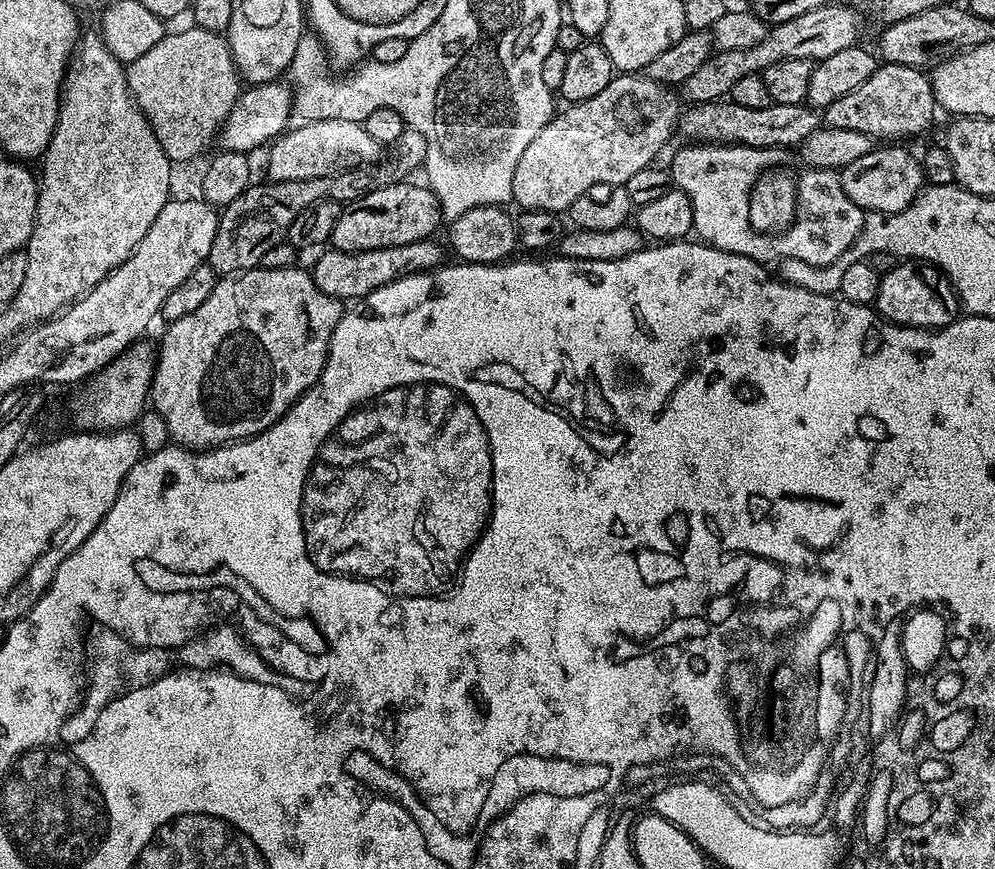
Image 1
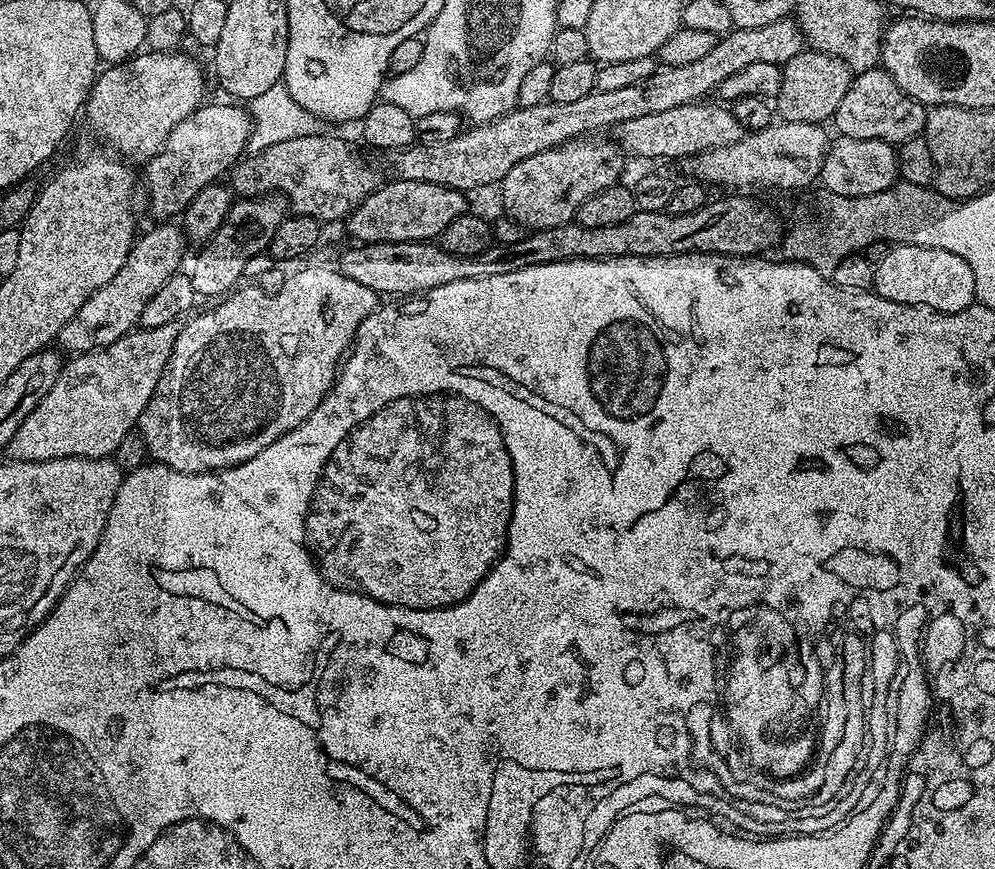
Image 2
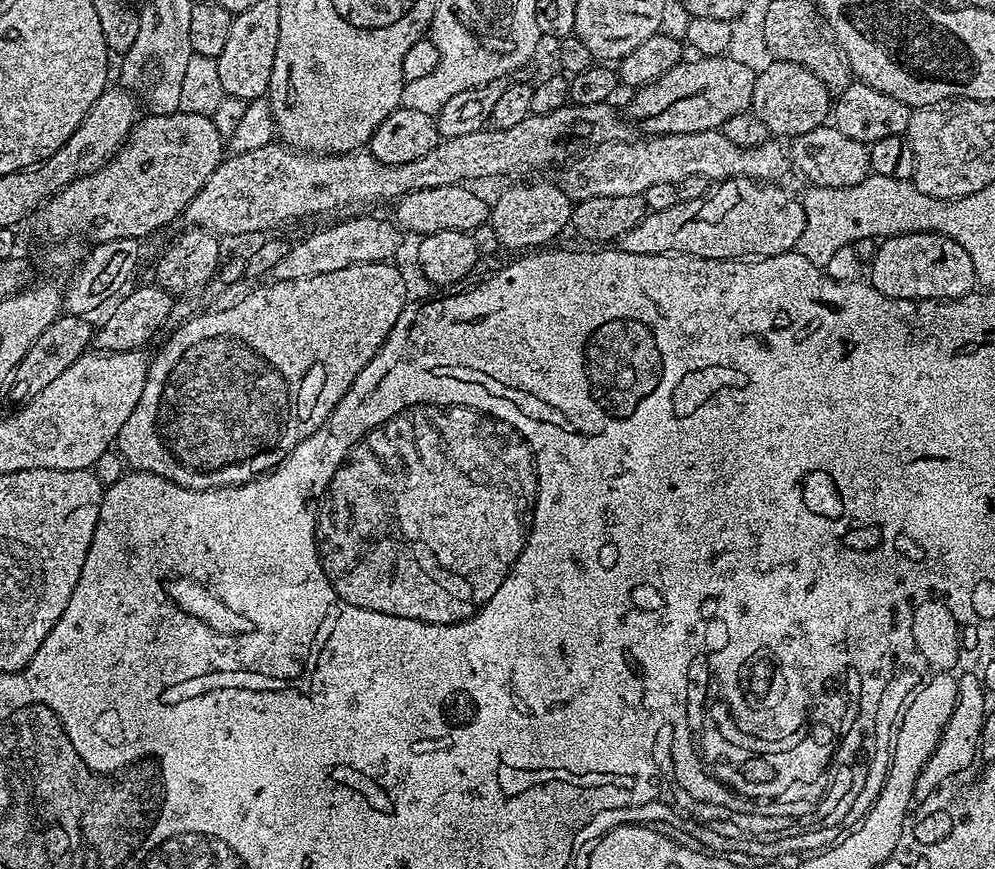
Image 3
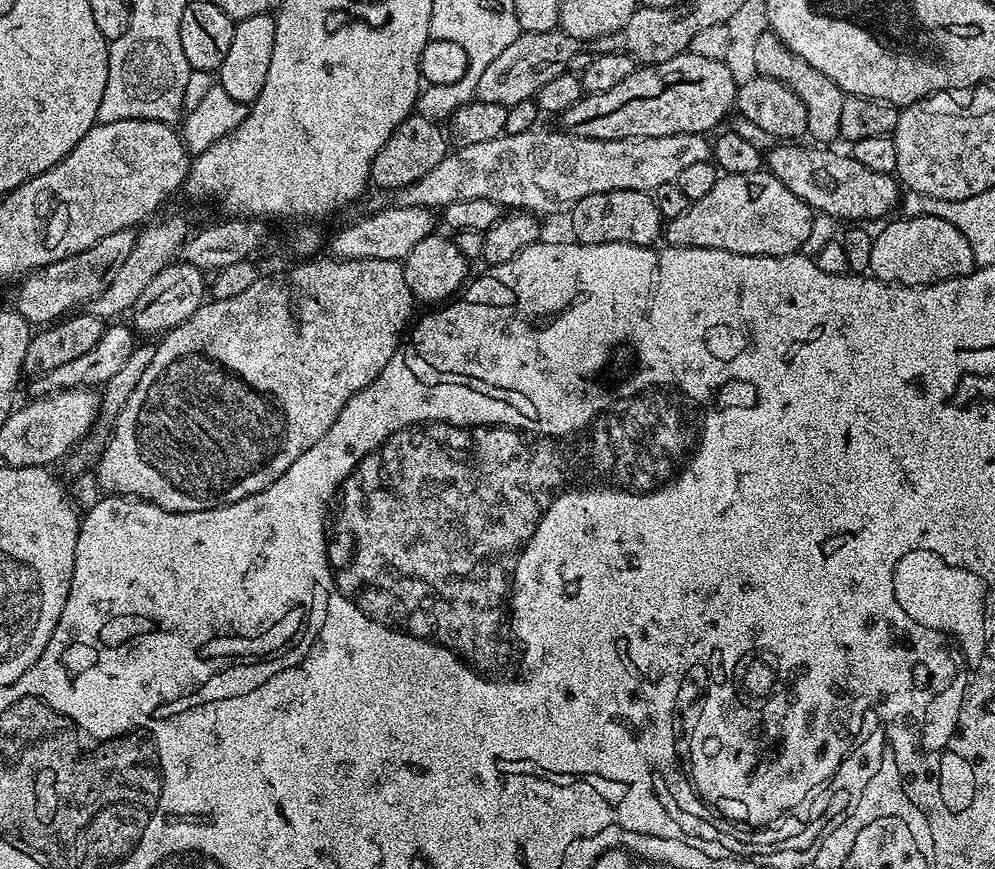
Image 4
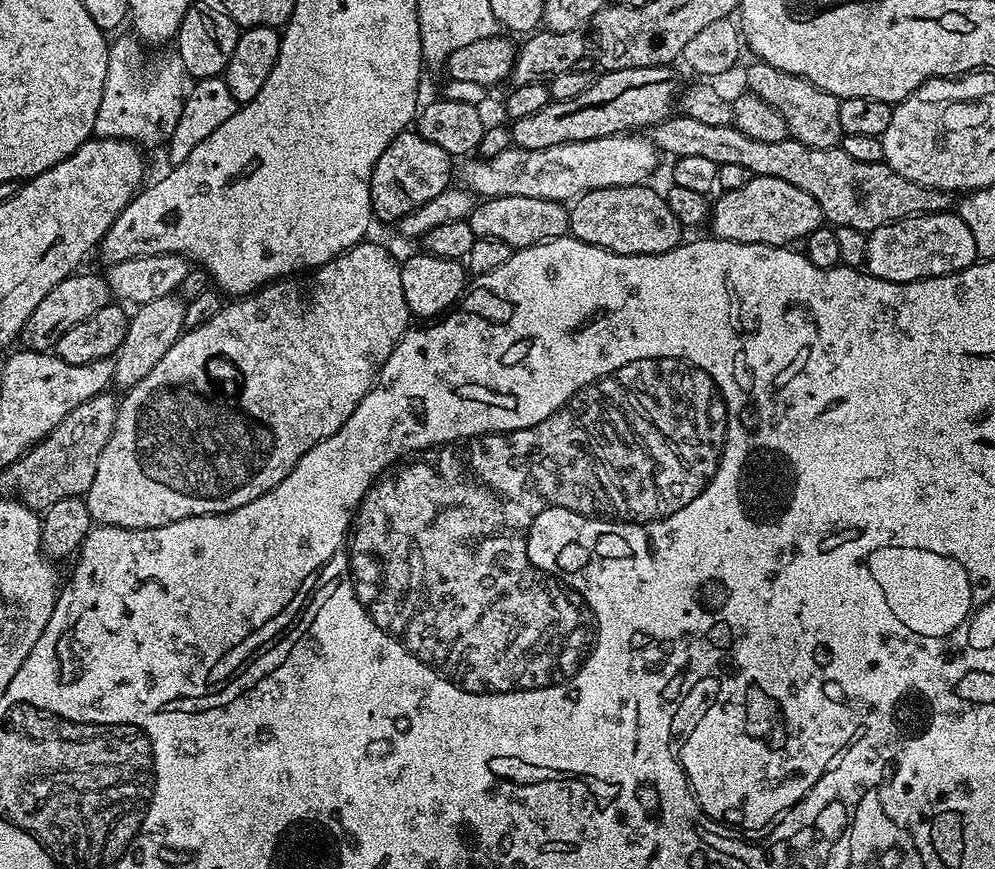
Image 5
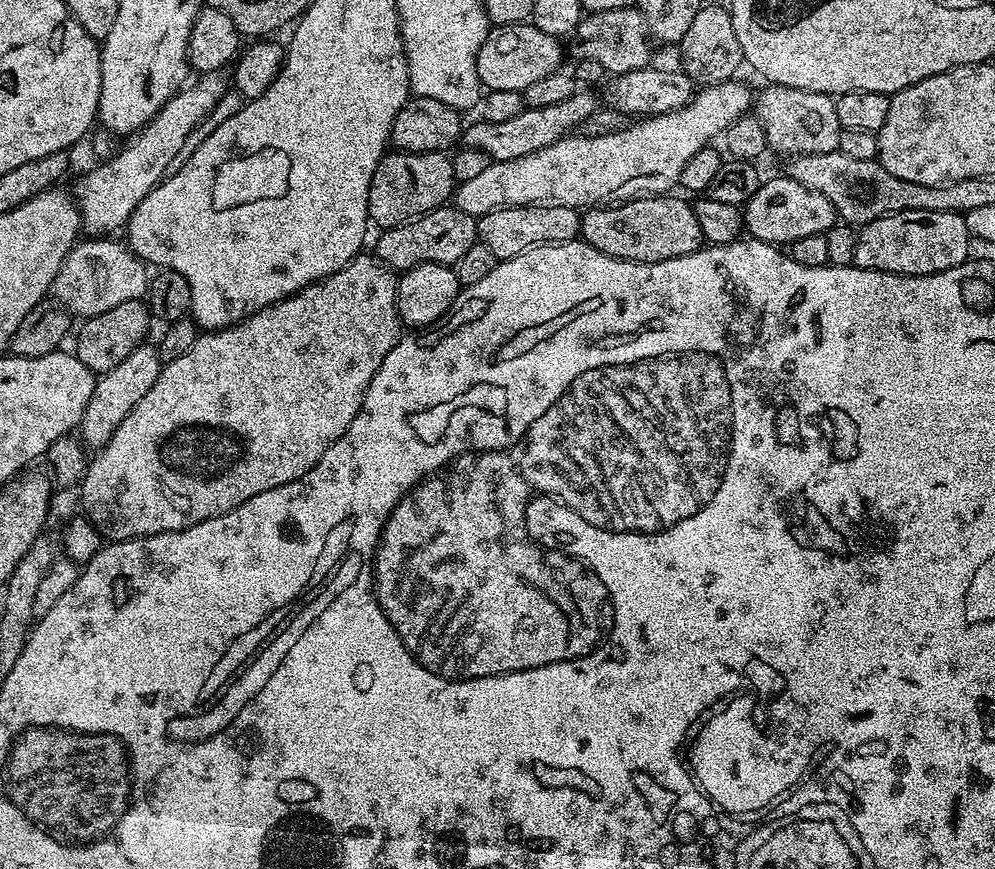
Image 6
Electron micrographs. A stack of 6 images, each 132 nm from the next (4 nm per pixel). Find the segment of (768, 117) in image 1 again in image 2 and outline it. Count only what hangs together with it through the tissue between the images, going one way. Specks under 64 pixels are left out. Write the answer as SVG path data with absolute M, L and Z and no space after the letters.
M697 102L662 110L662 114L645 114L643 118L630 118L630 122L615 125L615 139L625 153L645 156L648 160L676 160L696 156L718 146L730 146L746 134L738 122L735 111L723 103Z

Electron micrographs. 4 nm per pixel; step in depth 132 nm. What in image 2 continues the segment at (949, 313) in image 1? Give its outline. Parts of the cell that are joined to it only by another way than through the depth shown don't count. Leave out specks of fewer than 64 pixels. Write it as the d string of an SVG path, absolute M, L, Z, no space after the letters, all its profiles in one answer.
M893 243L886 258L874 265L873 284L876 295L906 306L929 308L932 312L966 310L976 300L974 270L958 254L945 248Z

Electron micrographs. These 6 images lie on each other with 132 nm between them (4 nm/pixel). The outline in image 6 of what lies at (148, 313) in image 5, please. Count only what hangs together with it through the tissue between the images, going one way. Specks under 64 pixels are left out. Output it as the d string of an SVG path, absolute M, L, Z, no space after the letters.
M145 342L130 354L130 358L122 358L114 370L99 373L94 394L90 394L90 402L86 402L86 410L80 419L78 436L89 449L99 450L104 448L110 438L114 438L114 430L122 426L122 418L142 402L142 398L158 382L158 374L162 367L159 351L151 348L151 343Z

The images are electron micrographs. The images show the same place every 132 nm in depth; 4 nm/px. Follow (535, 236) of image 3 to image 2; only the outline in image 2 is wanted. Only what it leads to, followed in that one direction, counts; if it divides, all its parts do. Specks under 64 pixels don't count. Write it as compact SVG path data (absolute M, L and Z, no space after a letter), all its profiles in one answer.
M577 138L567 140L556 148L542 150L538 154L530 154L530 158L522 158L518 166L514 166L504 175L498 185L500 200L504 203L503 211L511 220L516 220L525 230L550 230L554 226L573 223L576 211L595 192L601 192L621 183L620 175L624 172L625 153L619 143L600 138Z

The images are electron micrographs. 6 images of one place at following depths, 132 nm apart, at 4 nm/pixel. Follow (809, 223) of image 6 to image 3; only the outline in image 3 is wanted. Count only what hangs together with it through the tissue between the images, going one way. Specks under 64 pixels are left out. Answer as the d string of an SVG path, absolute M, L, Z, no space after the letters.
M750 178L721 180L703 198L684 198L670 206L670 210L645 214L638 226L626 230L626 234L620 236L619 251L651 256L697 256L707 260L739 260L791 252L795 249L798 238L802 238L802 230L806 230L806 214L803 203L797 197L795 200L786 189L779 188L780 186L776 182Z

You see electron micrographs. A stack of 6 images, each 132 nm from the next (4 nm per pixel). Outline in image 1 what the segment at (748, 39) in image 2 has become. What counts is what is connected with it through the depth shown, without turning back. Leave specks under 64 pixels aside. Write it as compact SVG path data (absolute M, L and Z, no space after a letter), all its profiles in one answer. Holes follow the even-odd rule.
M825 2L822 6L818 6L818 10L806 10L806 14L798 14L798 18L790 18L790 22L773 24L766 34L766 38L762 38L762 42L758 42L758 46L750 46L750 50L716 52L702 66L698 66L698 70L694 70L694 74L690 74L690 78L684 80L682 85L683 99L685 101L692 100L688 102L693 105L720 102L731 93L734 82L738 82L738 78L746 78L746 74L754 72L763 73L766 66L774 66L774 62L782 62L782 58L802 58L803 60L819 62L830 58L830 54L838 54L838 50L851 48L857 43L856 15L858 12L855 7L846 8L842 4ZM319 120L300 124L296 129L285 131L272 141L268 152L269 181L301 180L302 178L326 178L342 170L374 164L382 156L382 145L366 134L361 122L349 120Z

